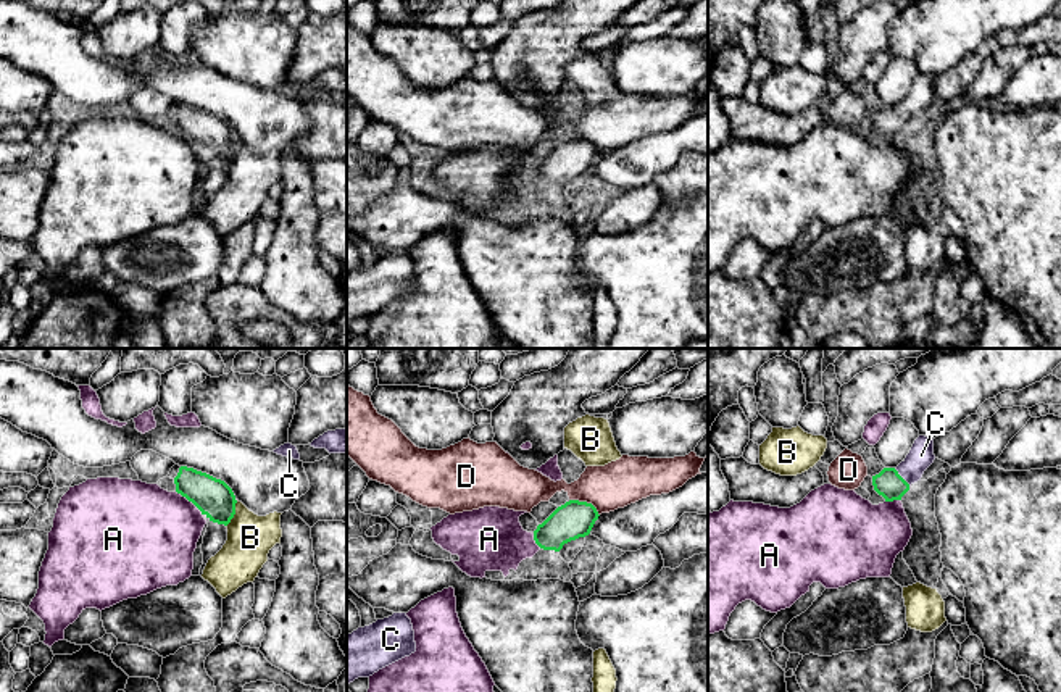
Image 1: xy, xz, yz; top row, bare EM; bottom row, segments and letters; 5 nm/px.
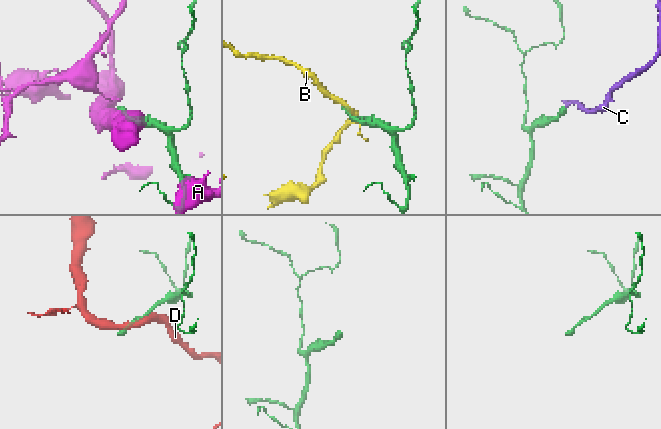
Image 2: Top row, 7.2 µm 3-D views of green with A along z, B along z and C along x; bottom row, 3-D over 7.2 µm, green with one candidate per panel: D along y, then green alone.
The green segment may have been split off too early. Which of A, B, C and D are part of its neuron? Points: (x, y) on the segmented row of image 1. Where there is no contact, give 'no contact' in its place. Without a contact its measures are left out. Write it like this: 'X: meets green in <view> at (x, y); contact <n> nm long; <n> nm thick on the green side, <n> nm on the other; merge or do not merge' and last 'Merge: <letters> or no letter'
A: meets green in xy at (191, 500); contact 180 nm long; 190 nm thick on the green side, 440 nm on the other; do not merge
B: meets green in xy at (234, 513); contact 150 nm long; 190 nm thick on the green side, 240 nm on the other; do not merge
C: meets green in yz at (900, 476); contact 120 nm long; 140 nm thick on the green side, 130 nm on the other; merge
D: meets green in xz at (586, 502); contact 170 nm long; 190 nm thick on the green side, 220 nm on the other; do not merge
Merge: C

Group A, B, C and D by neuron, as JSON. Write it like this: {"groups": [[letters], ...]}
{"groups": [["A"], ["B"], ["C"], ["D"]]}

